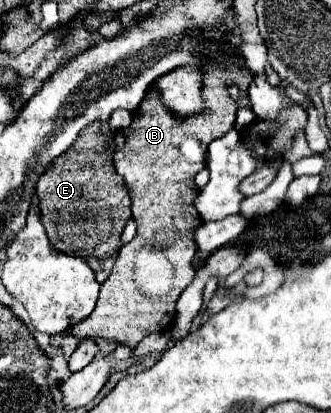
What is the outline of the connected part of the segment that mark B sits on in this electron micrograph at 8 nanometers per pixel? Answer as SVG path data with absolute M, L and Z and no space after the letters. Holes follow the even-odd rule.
M213 36L209 42L215 42L219 48L211 50L197 64L203 72L207 112L193 114L193 118L175 118L163 106L159 90L151 88L133 112L131 126L115 132L115 168L131 188L137 234L119 250L111 276L101 284L95 310L83 322L71 326L71 334L77 338L101 336L137 346L151 332L163 332L173 324L177 298L195 276L191 262L197 244L193 234L201 226L201 218L195 214L195 194L199 192L195 176L205 166L207 146L235 126L239 106L251 106L249 86L255 80L255 72L245 66L245 56L239 52L235 38ZM231 86L239 86L239 98L231 98Z

